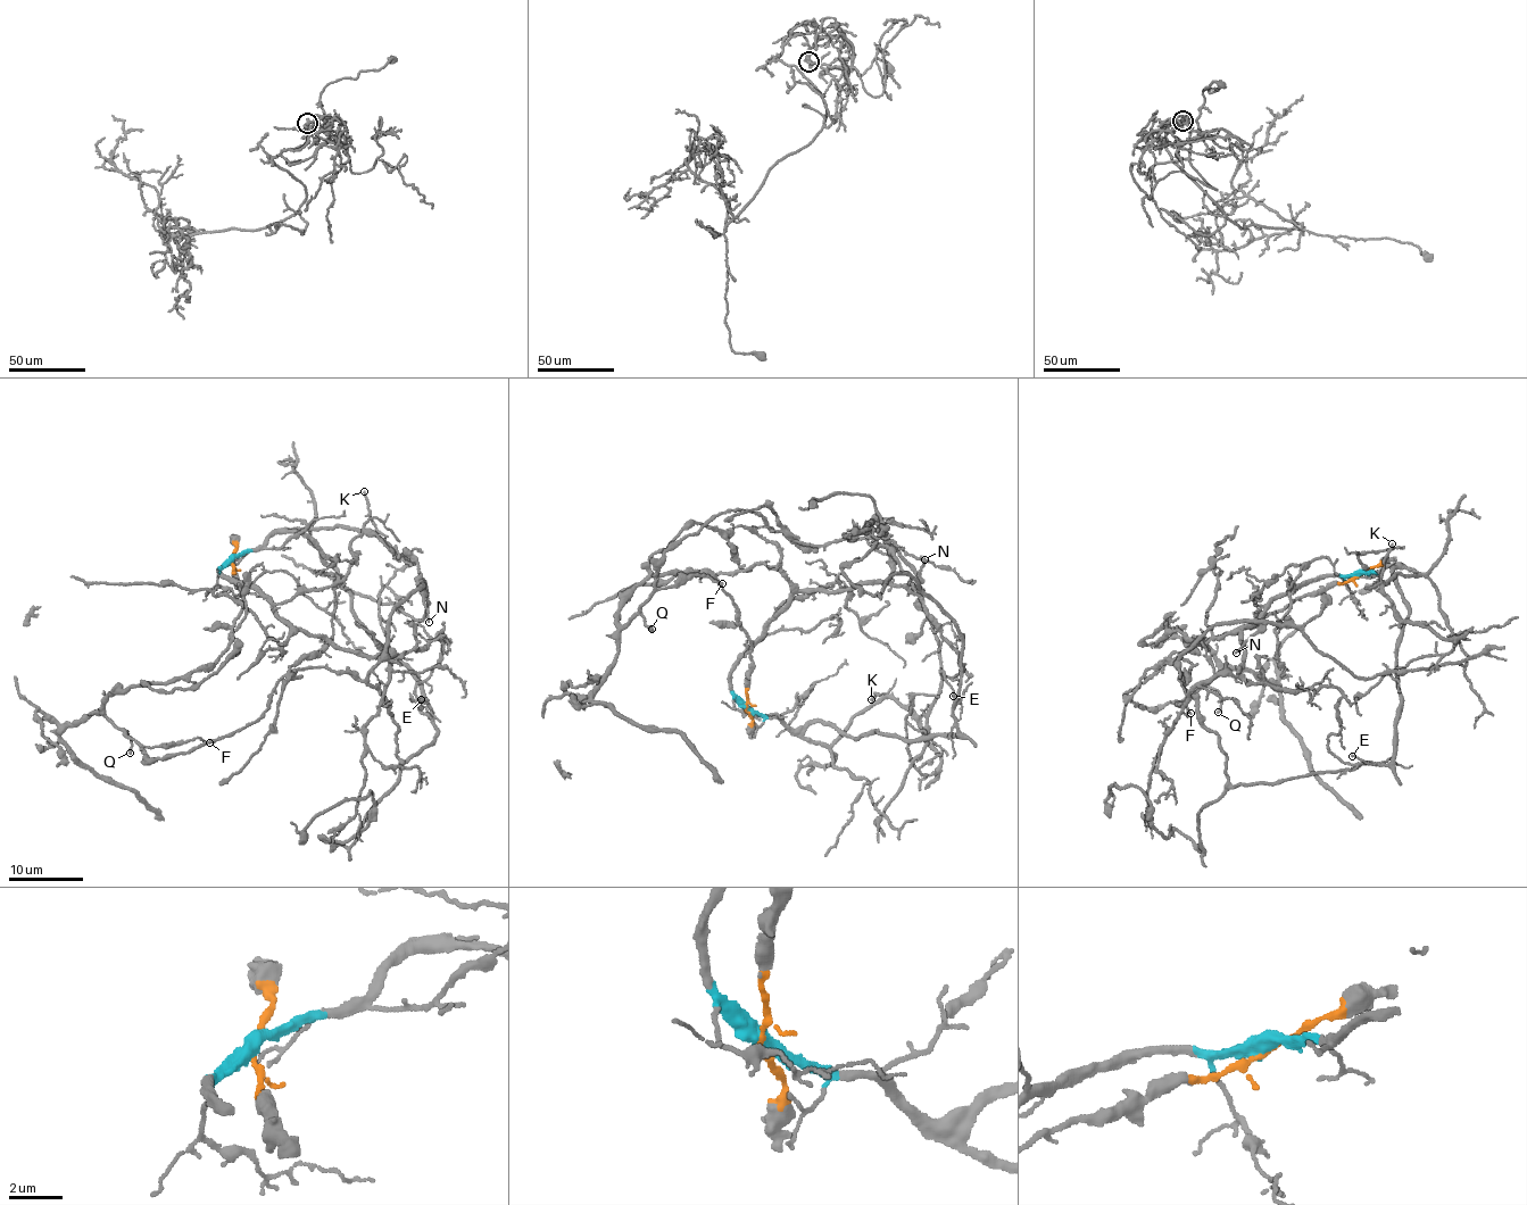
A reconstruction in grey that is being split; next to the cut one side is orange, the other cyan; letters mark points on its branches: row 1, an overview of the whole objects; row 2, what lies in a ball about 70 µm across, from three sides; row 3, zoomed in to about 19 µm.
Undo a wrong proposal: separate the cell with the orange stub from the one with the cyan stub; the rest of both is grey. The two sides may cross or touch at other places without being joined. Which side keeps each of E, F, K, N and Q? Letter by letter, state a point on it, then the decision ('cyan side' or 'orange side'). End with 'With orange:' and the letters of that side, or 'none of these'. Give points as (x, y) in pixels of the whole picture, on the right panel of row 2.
E: place (1352, 756); cyan side
F: place (1191, 713); orange side
K: place (1392, 543); cyan side
N: place (1236, 653); cyan side
Q: place (1218, 712); orange side
With orange: F, Q

